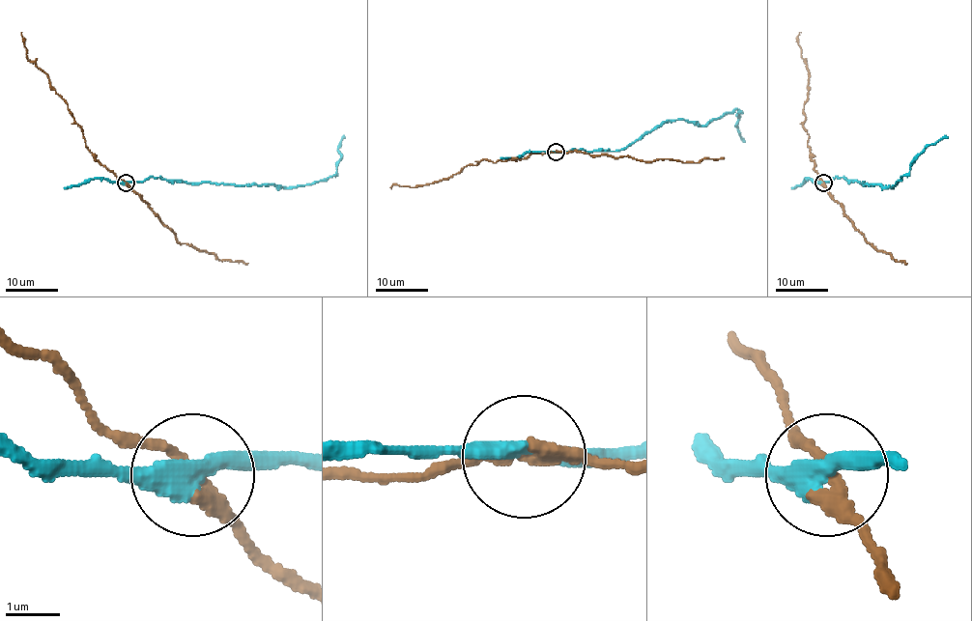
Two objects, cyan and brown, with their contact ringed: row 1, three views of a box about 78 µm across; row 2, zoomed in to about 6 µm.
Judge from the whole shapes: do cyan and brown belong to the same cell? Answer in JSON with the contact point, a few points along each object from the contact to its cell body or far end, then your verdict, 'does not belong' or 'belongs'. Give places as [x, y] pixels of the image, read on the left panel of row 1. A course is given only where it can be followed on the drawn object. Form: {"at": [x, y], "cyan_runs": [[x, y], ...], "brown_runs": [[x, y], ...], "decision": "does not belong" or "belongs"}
{"at": [126, 183], "cyan_runs": [[126, 183], [145, 181], [150, 177], [295, 187], [332, 177], [337, 172], [340, 156], [338, 150], [344, 136]], "brown_runs": [[126, 183], [96, 161], [66, 101], [49, 84], [47, 75], [28, 58], [21, 32]], "decision": "does not belong"}

